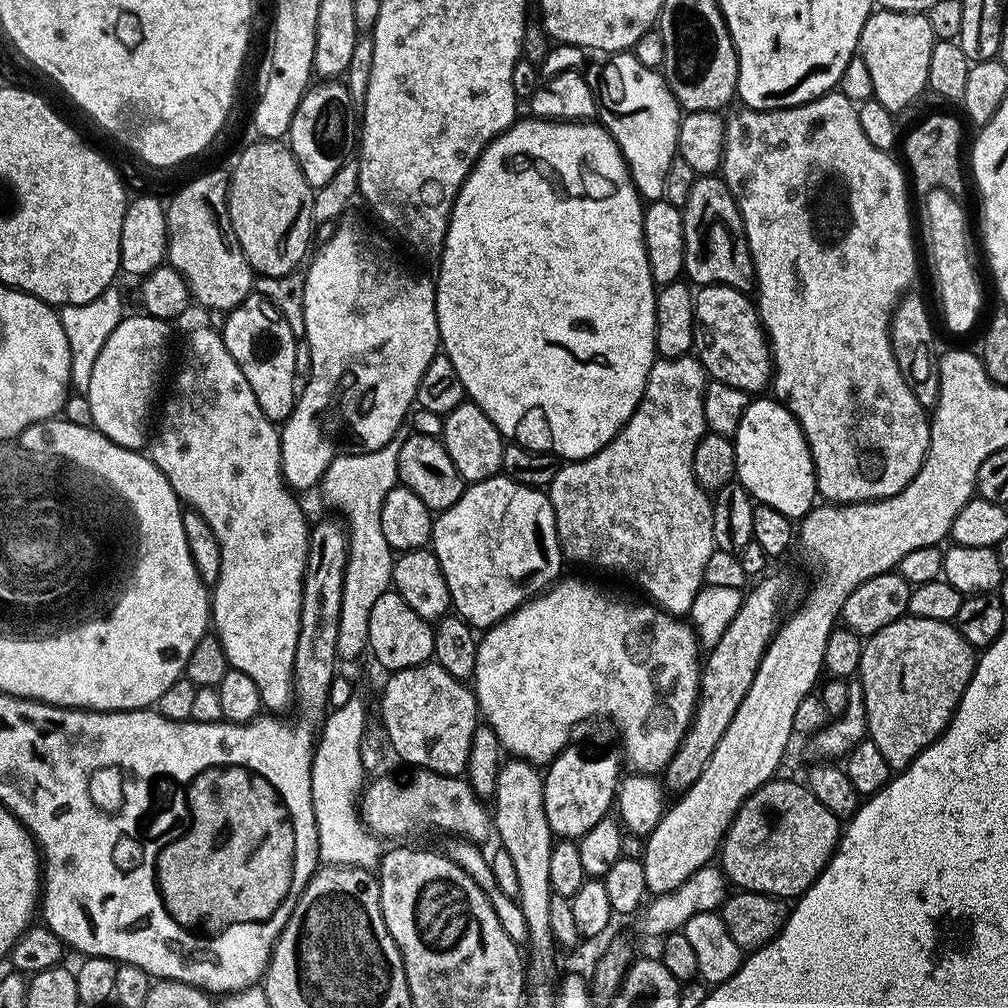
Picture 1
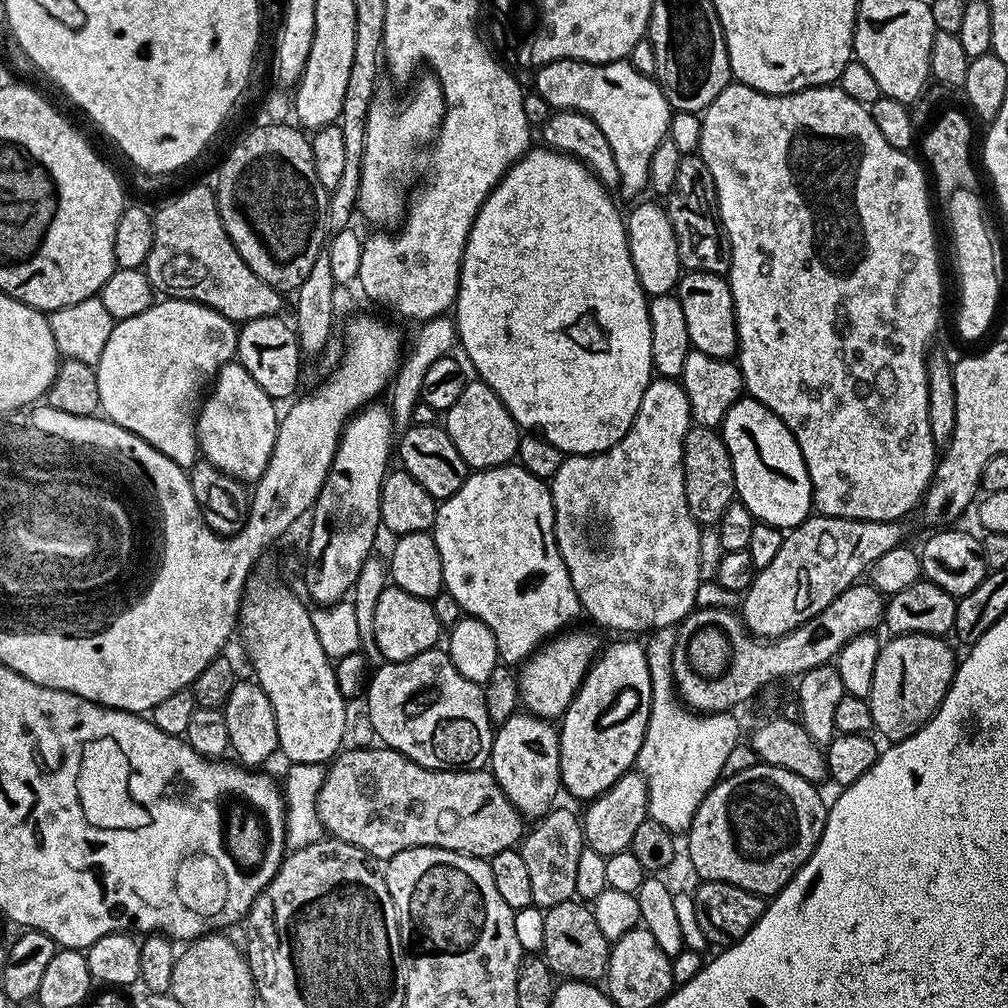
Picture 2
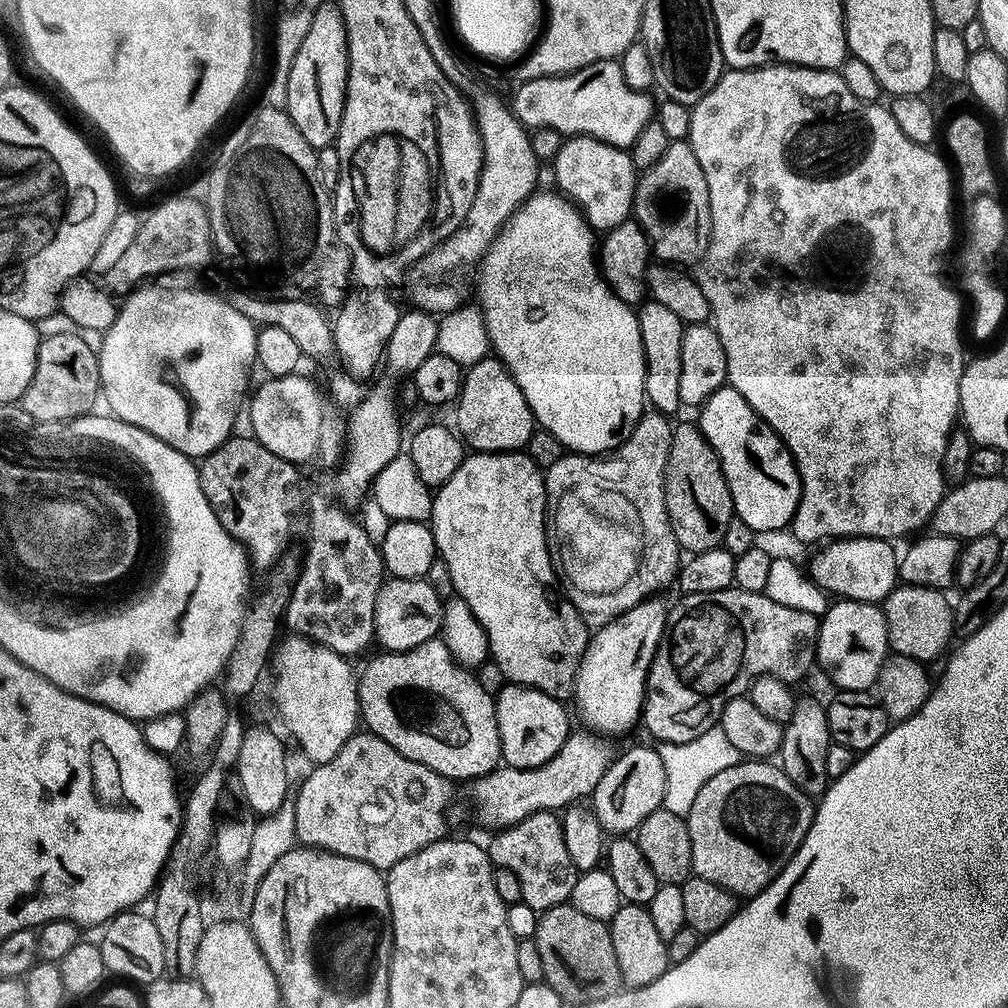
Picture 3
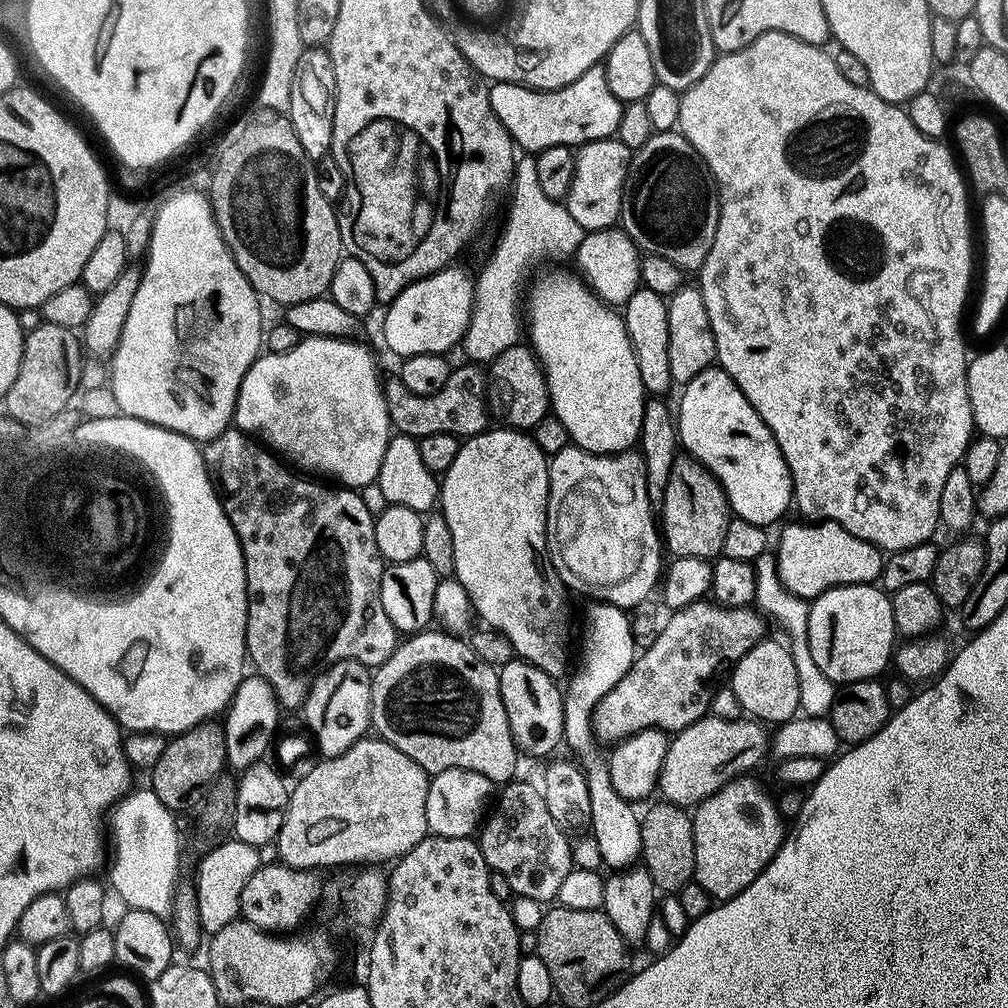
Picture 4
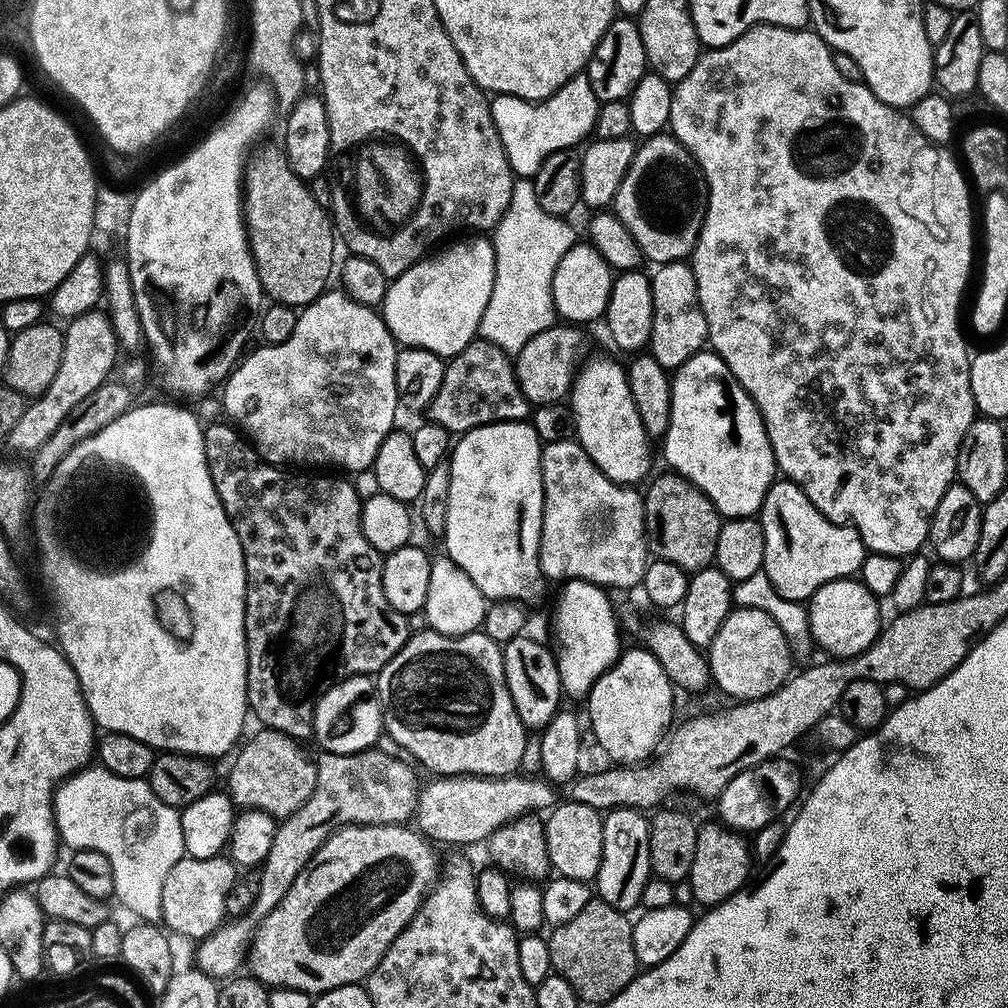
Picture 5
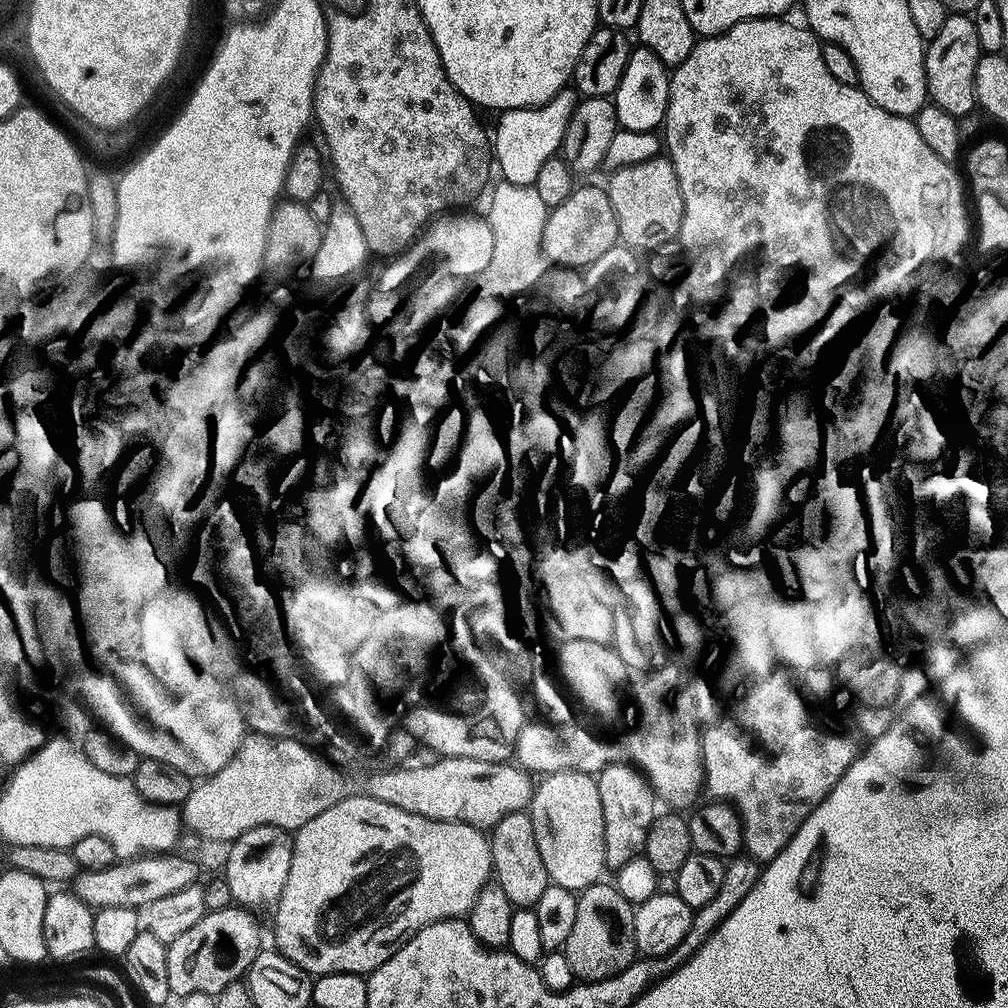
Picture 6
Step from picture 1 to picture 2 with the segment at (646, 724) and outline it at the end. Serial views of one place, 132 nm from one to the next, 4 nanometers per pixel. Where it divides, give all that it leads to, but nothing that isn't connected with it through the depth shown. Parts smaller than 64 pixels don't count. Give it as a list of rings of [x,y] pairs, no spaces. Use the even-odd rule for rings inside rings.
[[[565,630],[541,644],[519,665],[519,703],[533,716],[563,717],[598,655],[594,633],[572,631]]]

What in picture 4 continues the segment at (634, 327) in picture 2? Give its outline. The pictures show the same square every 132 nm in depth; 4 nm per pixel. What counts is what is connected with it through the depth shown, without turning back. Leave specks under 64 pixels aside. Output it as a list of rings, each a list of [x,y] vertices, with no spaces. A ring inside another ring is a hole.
[[[575,271],[538,276],[526,292],[526,336],[544,370],[551,411],[566,426],[575,447],[597,454],[629,451],[640,438],[646,393],[621,313],[599,300]]]

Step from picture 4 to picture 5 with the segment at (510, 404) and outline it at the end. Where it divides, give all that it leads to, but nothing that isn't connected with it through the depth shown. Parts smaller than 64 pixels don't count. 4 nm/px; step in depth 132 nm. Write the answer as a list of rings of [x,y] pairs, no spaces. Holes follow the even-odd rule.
[[[553,326],[534,334],[520,352],[515,353],[514,365],[517,384],[532,406],[561,403],[571,393],[572,382],[584,352],[584,336],[576,326]]]

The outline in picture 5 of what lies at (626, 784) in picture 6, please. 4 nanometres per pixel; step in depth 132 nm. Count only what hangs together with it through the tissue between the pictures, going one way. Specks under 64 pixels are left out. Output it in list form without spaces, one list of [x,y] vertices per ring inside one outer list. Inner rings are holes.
[[[610,808],[603,813],[602,866],[592,882],[597,897],[623,912],[639,907],[642,890],[652,878],[649,817],[638,808]]]

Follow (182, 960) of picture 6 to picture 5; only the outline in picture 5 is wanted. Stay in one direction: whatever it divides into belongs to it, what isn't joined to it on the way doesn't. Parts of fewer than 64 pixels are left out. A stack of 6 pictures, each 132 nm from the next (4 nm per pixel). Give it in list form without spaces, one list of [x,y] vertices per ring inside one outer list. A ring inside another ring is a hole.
[[[369,750],[354,754],[324,752],[315,757],[314,794],[310,794],[310,798],[306,798],[306,802],[297,812],[283,817],[277,823],[270,854],[266,854],[263,865],[259,869],[259,872],[261,871],[260,889],[258,887],[255,889],[251,908],[245,915],[222,923],[219,928],[195,945],[197,946],[195,967],[213,978],[231,978],[237,975],[245,963],[248,945],[252,943],[252,934],[256,925],[266,918],[266,914],[270,914],[270,910],[274,910],[274,906],[278,906],[278,902],[282,902],[286,890],[290,890],[290,886],[294,886],[294,878],[298,878],[300,871],[312,860],[313,854],[319,850],[322,842],[326,842],[326,838],[333,830],[345,828],[347,824],[404,824],[413,819],[418,795],[418,783],[416,784],[416,776],[412,773],[413,765],[407,759],[399,760],[398,757],[391,756],[388,752],[376,751]]]

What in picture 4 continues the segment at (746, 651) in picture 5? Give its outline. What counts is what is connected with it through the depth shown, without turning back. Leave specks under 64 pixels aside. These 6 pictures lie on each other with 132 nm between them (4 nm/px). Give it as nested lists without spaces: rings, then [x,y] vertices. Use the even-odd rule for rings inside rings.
[[[771,638],[761,640],[733,665],[731,676],[728,686],[741,709],[749,717],[779,726],[792,720],[799,713],[800,687],[797,670],[789,647],[783,641],[780,643]]]

